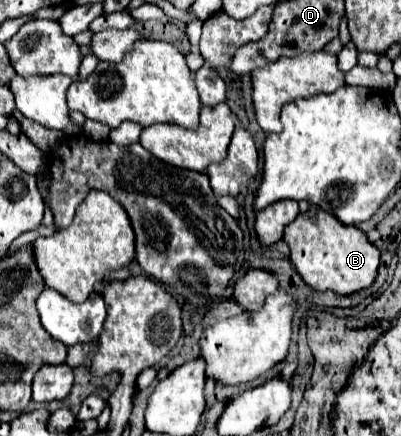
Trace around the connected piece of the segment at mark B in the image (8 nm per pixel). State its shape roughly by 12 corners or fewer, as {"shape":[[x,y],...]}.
{"shape":[[314,207],[284,233],[316,291],[370,287],[380,251],[354,225]]}

